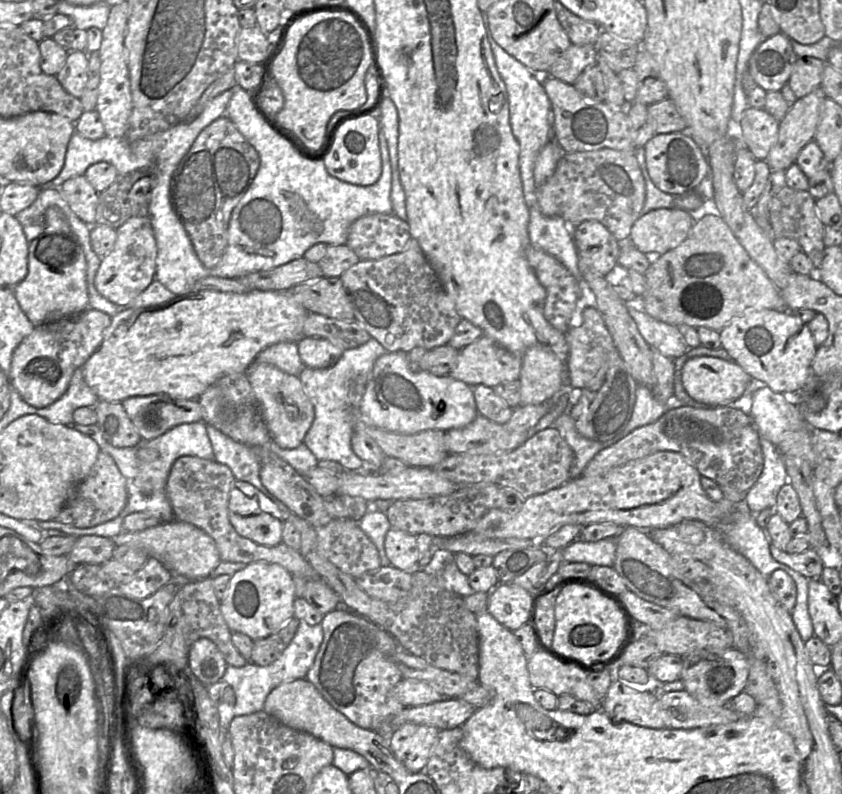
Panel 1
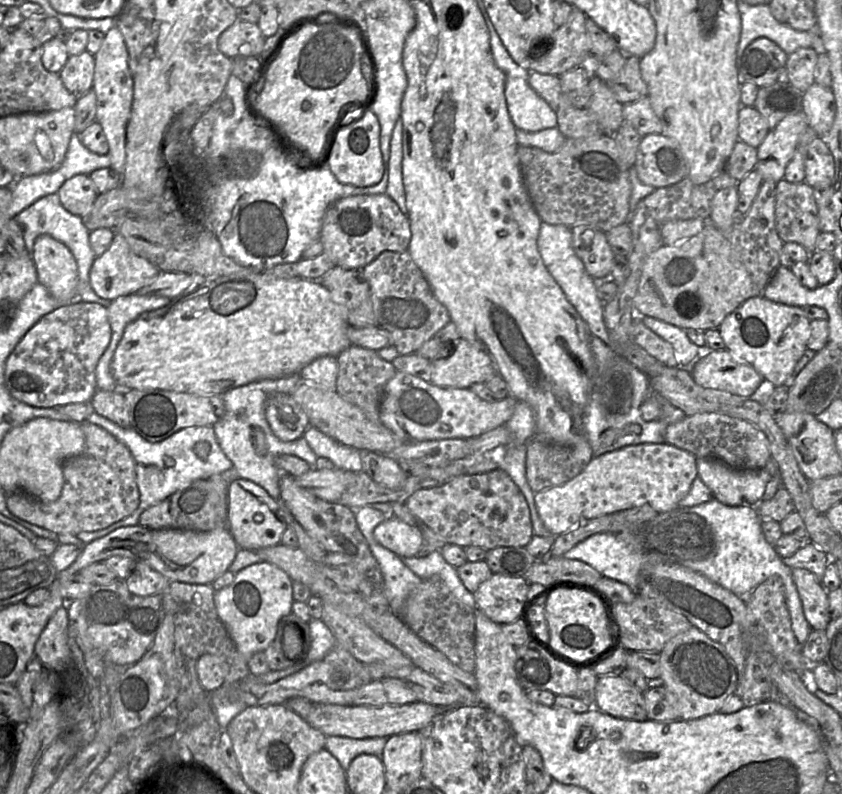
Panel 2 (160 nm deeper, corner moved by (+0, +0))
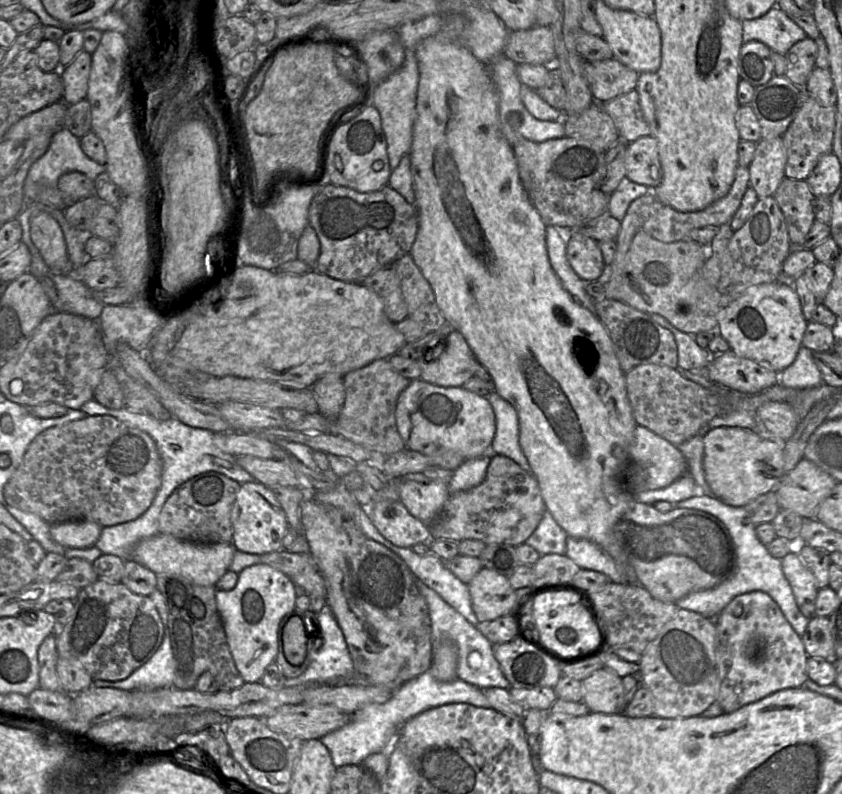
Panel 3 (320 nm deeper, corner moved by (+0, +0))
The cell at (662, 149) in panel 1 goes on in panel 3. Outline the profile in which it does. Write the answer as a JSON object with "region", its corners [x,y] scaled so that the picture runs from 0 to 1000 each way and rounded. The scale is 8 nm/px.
{"region":[[[764,171],[745,180],[742,212],[743,223],[754,230],[778,237],[785,229],[787,217],[776,171]]]}

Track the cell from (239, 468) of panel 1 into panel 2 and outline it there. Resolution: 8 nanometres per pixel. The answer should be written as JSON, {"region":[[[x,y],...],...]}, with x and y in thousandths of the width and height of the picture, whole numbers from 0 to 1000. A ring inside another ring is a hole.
{"region":[[[353,470],[337,476],[310,479],[278,489],[262,499],[267,511],[267,520],[252,537],[259,559],[270,577],[277,583],[283,602],[297,605],[309,611],[329,631],[334,627],[331,615],[334,593],[327,586],[327,578],[336,572],[349,573],[374,589],[378,576],[360,549],[344,557],[337,557],[327,549],[316,528],[316,505],[319,499],[328,495],[346,497],[359,482],[365,481],[361,481],[356,470]],[[304,543],[312,543],[314,545],[315,558],[317,559],[315,573],[308,573],[304,568],[304,552],[302,550]]]}

